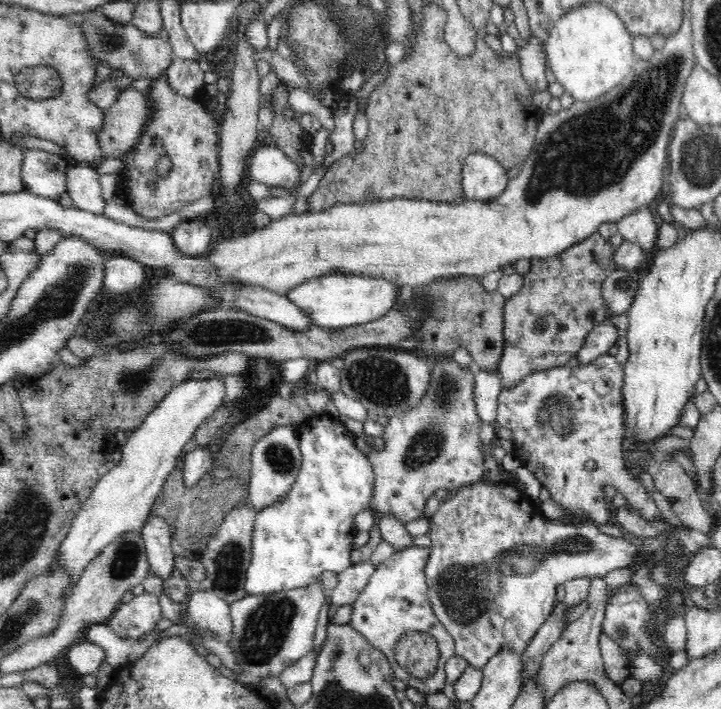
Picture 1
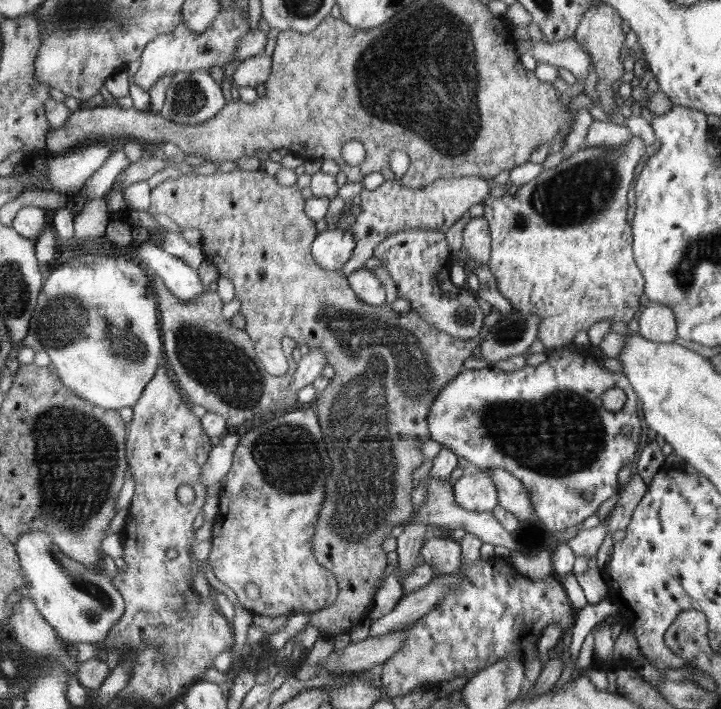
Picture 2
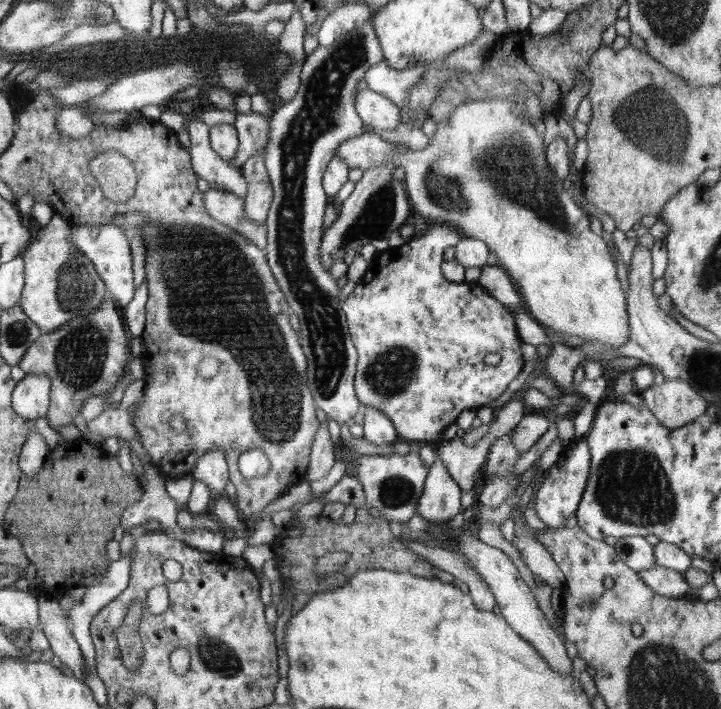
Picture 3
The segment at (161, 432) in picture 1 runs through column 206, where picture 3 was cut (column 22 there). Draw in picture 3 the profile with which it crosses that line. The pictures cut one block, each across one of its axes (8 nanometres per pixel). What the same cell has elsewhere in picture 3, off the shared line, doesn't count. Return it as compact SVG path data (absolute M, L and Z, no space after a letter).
M47 374L25 376L19 380L19 386L15 386L11 402L21 418L29 422L45 422L45 414L51 404L51 378Z

